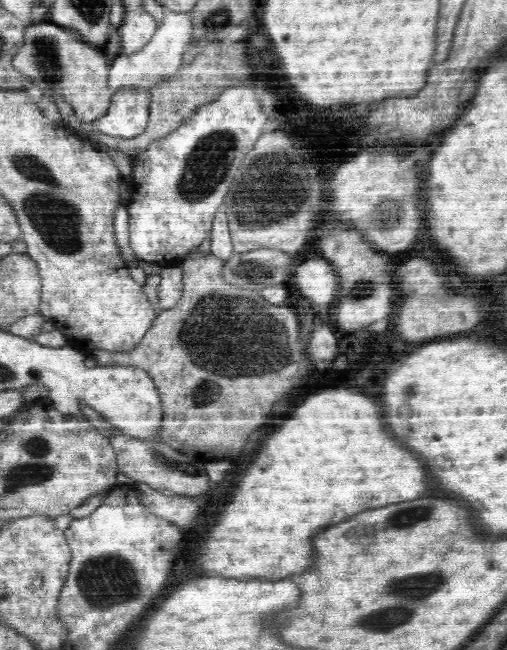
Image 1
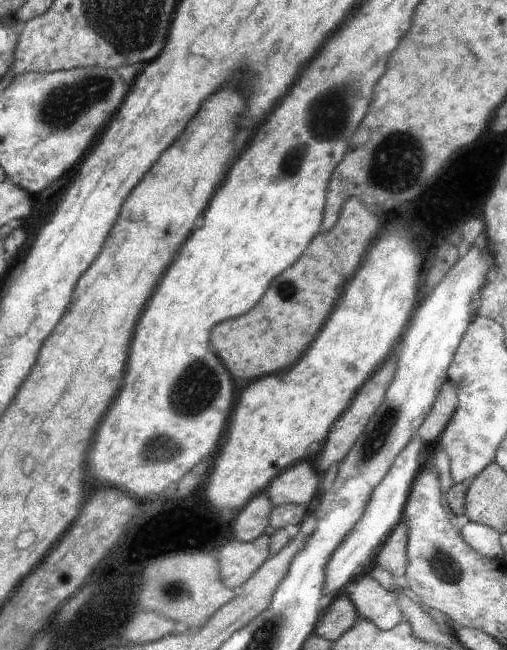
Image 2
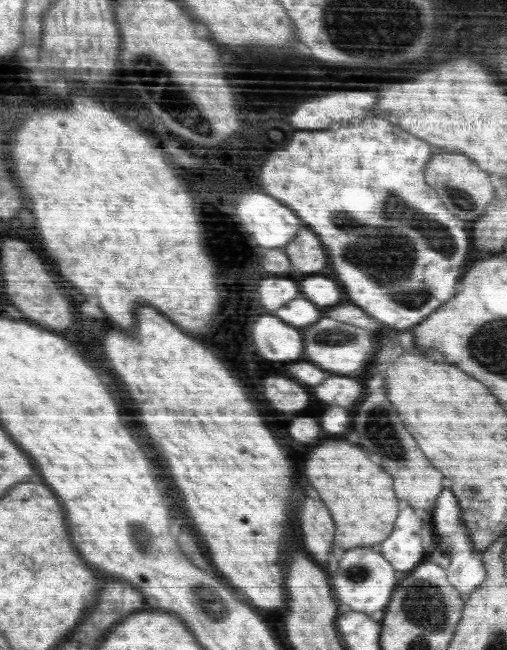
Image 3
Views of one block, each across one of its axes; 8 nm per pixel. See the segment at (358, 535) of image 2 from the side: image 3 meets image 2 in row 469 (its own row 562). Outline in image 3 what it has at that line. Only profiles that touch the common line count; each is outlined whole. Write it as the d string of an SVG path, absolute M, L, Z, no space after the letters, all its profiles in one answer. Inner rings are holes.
M402 504L396 528L377 546L384 557L393 563L394 570L405 574L416 568L428 555L420 537L422 517L414 509L410 504Z

